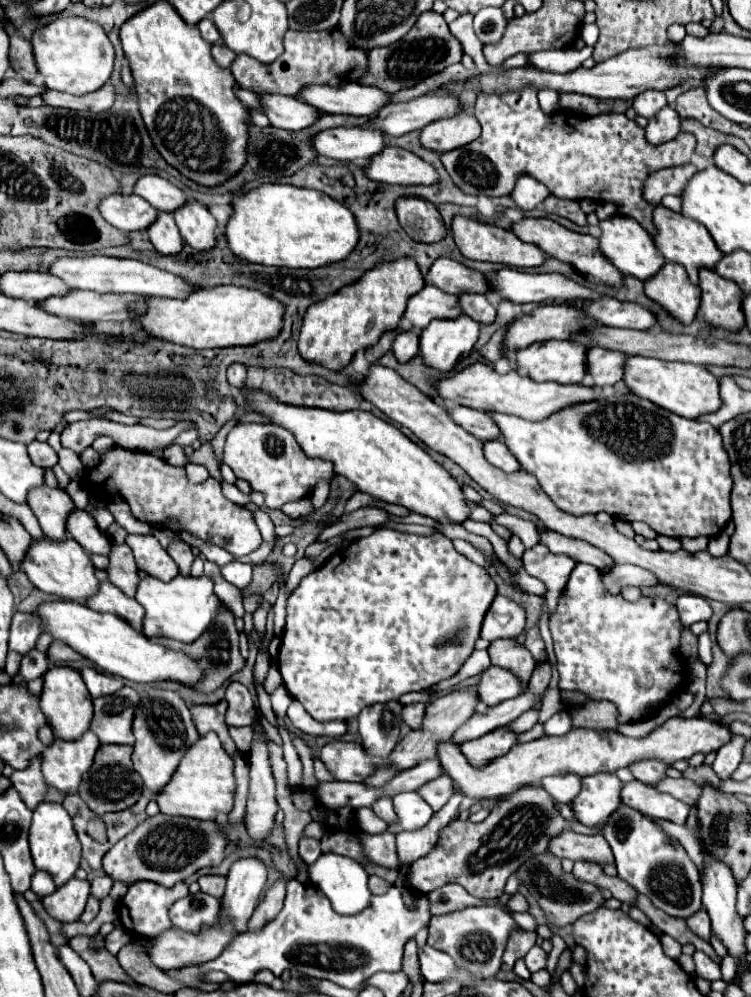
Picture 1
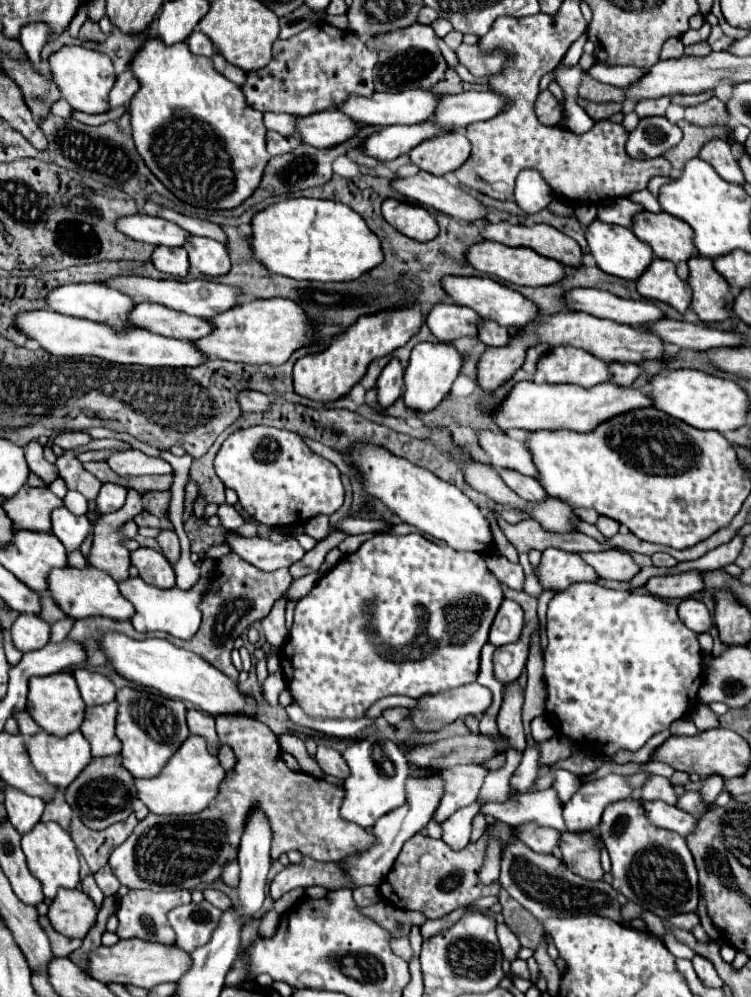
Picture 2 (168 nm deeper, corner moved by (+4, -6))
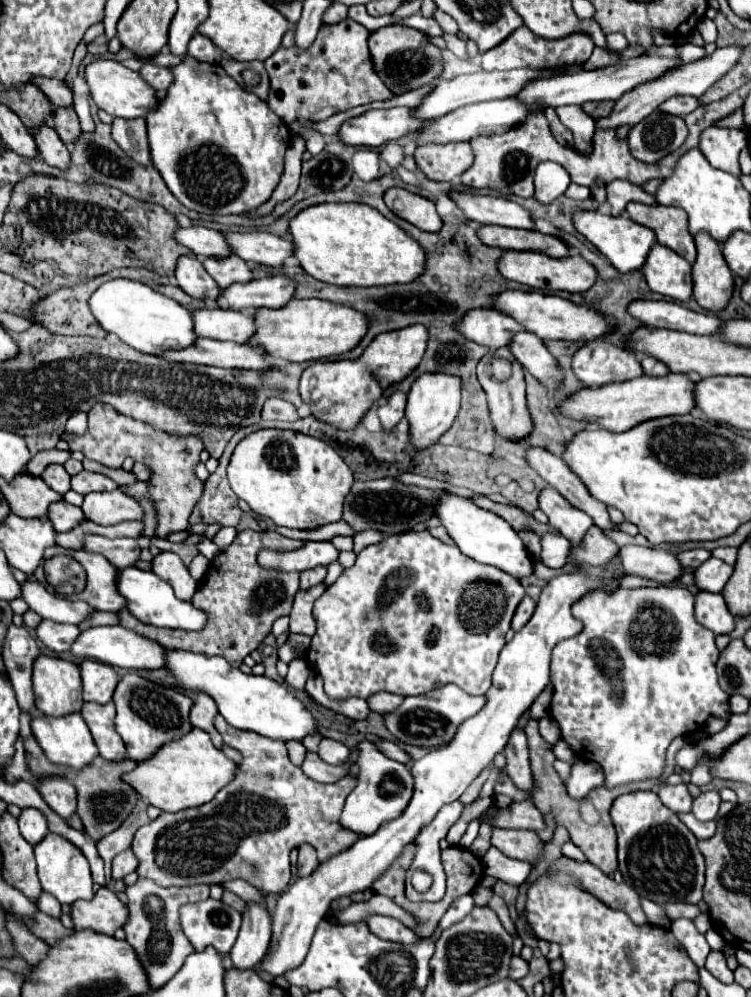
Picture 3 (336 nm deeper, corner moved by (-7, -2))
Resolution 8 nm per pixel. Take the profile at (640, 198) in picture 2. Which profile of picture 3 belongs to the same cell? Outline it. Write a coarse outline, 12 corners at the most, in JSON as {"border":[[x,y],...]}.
{"border":[[614,180],[606,184],[612,214],[628,202],[656,204],[640,186]]}

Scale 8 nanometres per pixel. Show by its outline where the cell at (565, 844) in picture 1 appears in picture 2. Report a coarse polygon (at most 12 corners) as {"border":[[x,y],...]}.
{"border":[[519,826],[519,840],[535,852],[557,854],[561,832]]}

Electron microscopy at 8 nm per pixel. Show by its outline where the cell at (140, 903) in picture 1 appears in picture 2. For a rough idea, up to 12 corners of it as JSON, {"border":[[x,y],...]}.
{"border":[[129,890],[119,904],[119,938],[175,944],[167,912],[189,890]]}

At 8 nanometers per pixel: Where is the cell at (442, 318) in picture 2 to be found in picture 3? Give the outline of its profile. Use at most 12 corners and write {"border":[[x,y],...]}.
{"border":[[490,308],[470,310],[458,330],[498,350],[524,326]]}

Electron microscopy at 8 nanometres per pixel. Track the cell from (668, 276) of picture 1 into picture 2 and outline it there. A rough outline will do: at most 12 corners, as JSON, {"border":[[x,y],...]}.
{"border":[[655,258],[637,280],[643,298],[681,314],[691,304],[689,284],[675,264]]}

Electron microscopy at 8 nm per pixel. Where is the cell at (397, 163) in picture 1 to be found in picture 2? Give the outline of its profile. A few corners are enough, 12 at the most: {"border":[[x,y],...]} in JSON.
{"border":[[419,170],[391,180],[409,200],[457,220],[485,218],[485,206],[443,176]]}

